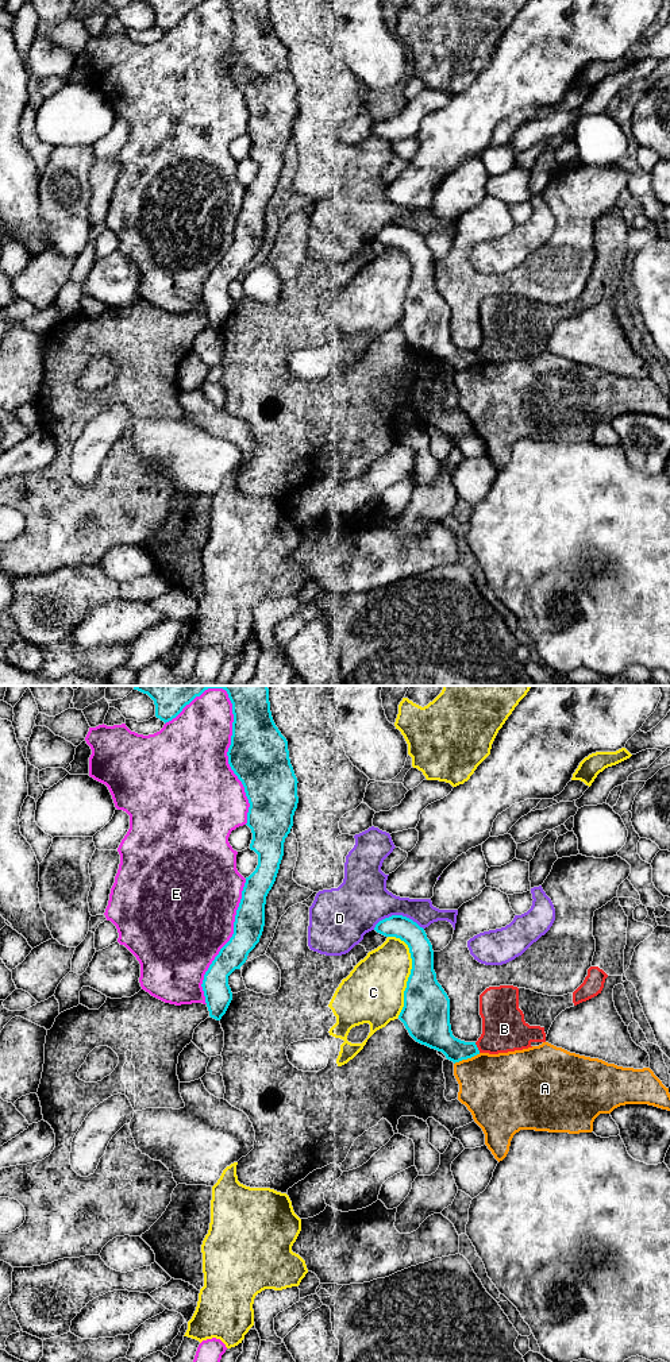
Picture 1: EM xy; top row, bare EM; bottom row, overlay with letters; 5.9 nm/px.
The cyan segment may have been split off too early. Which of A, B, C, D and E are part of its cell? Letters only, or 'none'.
none

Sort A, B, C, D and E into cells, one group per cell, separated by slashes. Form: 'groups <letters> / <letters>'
groups A / B / C / D / E

